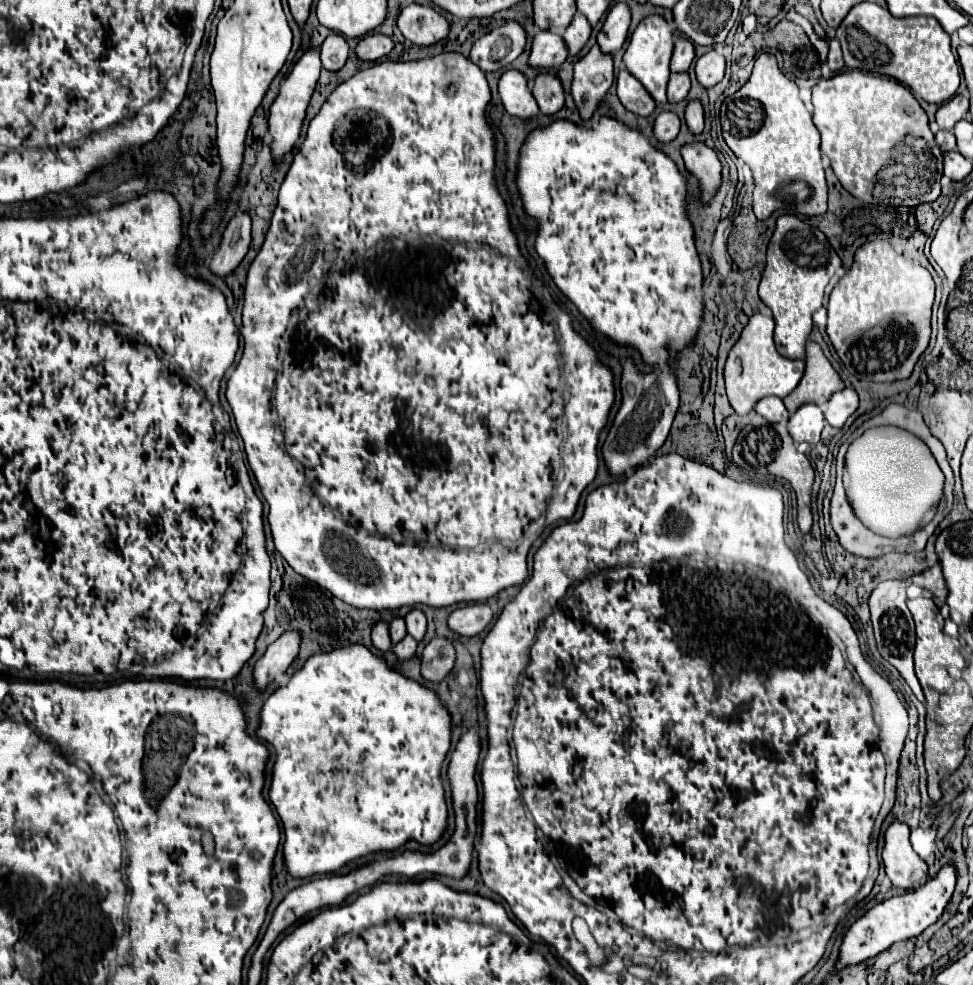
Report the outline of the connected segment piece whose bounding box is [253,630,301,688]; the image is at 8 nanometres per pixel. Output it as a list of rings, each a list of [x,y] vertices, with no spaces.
[[[299,630],[283,632],[255,664],[253,676],[255,676],[257,688],[265,688],[269,682],[275,680],[275,676],[283,674],[291,666],[291,662],[297,658],[299,646],[301,646]]]

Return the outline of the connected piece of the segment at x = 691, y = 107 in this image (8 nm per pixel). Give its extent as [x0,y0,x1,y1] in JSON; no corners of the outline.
[685,100,705,134]

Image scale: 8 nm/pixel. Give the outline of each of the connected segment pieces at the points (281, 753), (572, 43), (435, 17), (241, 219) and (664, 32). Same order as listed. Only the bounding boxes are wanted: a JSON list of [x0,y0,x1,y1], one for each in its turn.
[[257,644,451,878],[563,14,591,56],[397,4,449,46],[211,212,251,276],[623,14,675,104]]

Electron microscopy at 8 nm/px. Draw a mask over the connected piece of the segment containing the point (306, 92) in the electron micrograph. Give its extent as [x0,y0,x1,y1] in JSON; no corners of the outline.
[269,46,321,158]

